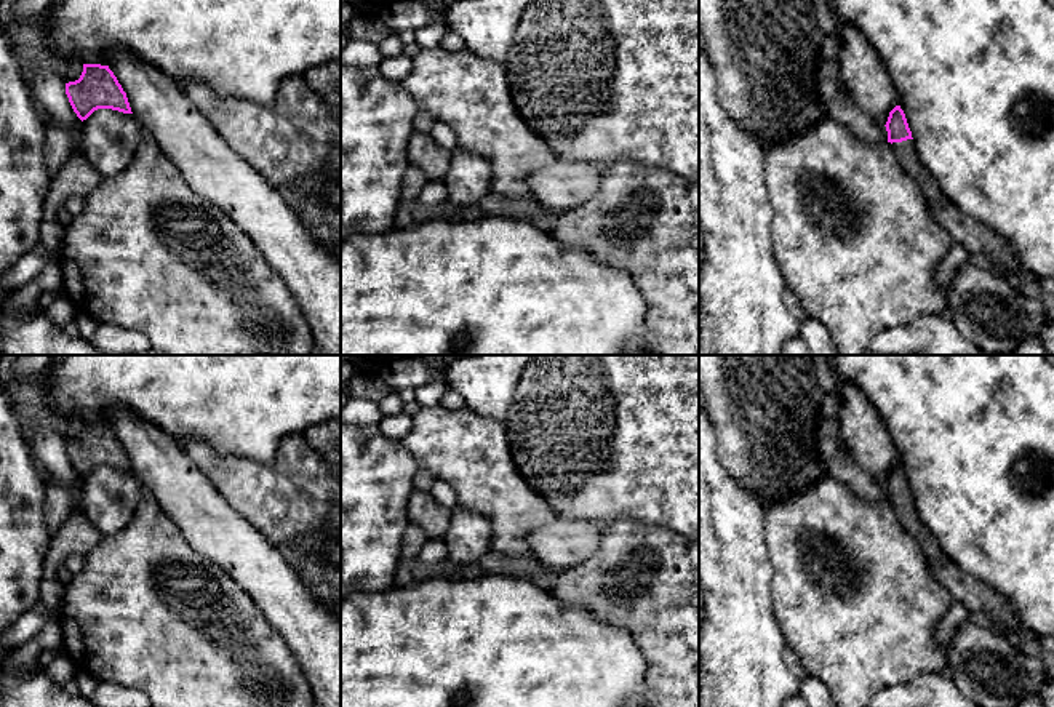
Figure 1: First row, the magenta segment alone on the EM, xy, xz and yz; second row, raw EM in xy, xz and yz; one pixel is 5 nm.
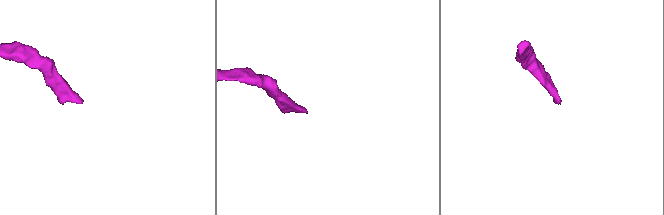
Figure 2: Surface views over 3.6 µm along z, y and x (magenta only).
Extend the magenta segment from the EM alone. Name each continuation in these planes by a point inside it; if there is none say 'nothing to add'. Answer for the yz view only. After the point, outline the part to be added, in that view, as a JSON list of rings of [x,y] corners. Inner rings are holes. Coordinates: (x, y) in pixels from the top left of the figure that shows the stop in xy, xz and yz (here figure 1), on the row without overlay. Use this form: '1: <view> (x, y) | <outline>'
1: yz (906, 511) | [[[913,497],[892,501],[892,509],[904,529],[920,542],[921,549],[928,555],[928,560],[944,561],[948,558],[940,550],[929,528],[920,520]]]

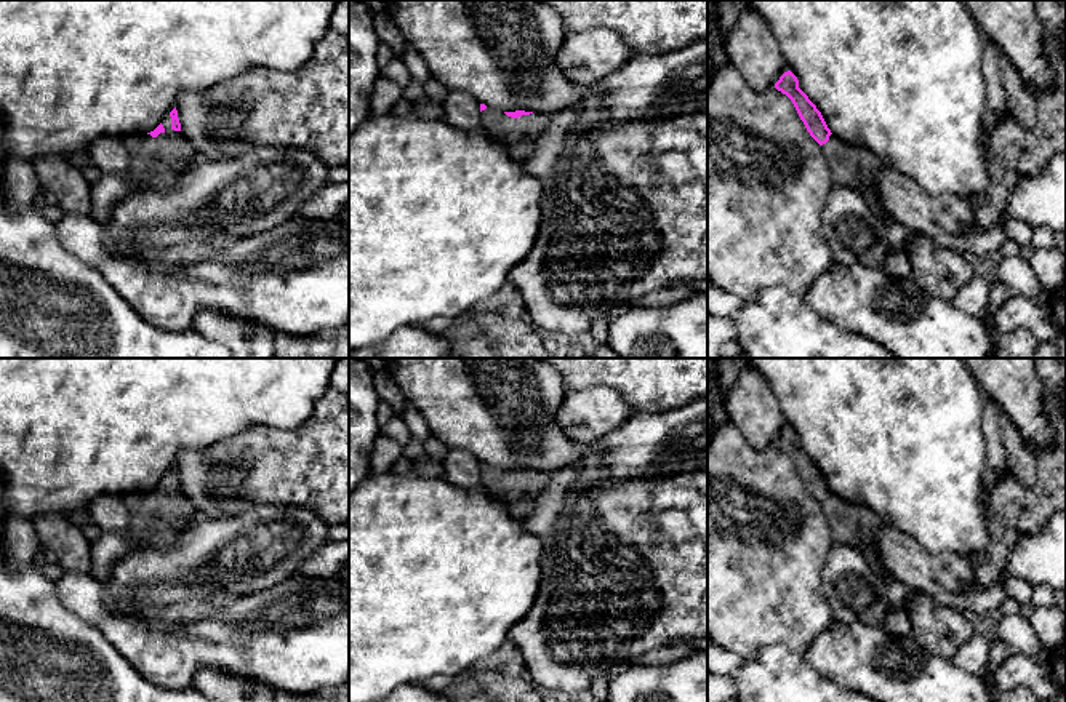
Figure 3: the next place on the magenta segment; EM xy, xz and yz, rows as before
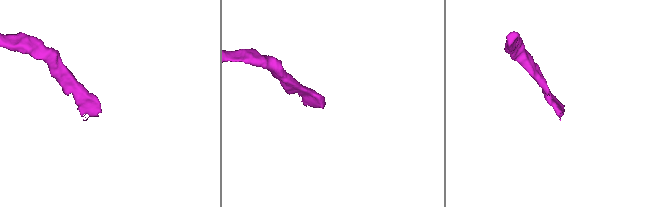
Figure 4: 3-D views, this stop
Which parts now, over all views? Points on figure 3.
1: xz (519, 493) | [[[487,465],[480,470],[480,477],[485,489],[501,499],[511,517],[519,521],[528,517],[536,497],[549,485],[549,475],[536,470],[512,477],[501,469]]]

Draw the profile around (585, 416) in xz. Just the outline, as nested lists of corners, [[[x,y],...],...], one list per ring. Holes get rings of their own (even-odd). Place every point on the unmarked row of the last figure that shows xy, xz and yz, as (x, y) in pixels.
[[[610,387],[568,390],[557,409],[557,425],[570,440],[589,448],[632,414],[619,392]]]

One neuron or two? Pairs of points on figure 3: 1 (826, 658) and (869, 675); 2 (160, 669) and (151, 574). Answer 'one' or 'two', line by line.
1: one
2: two

